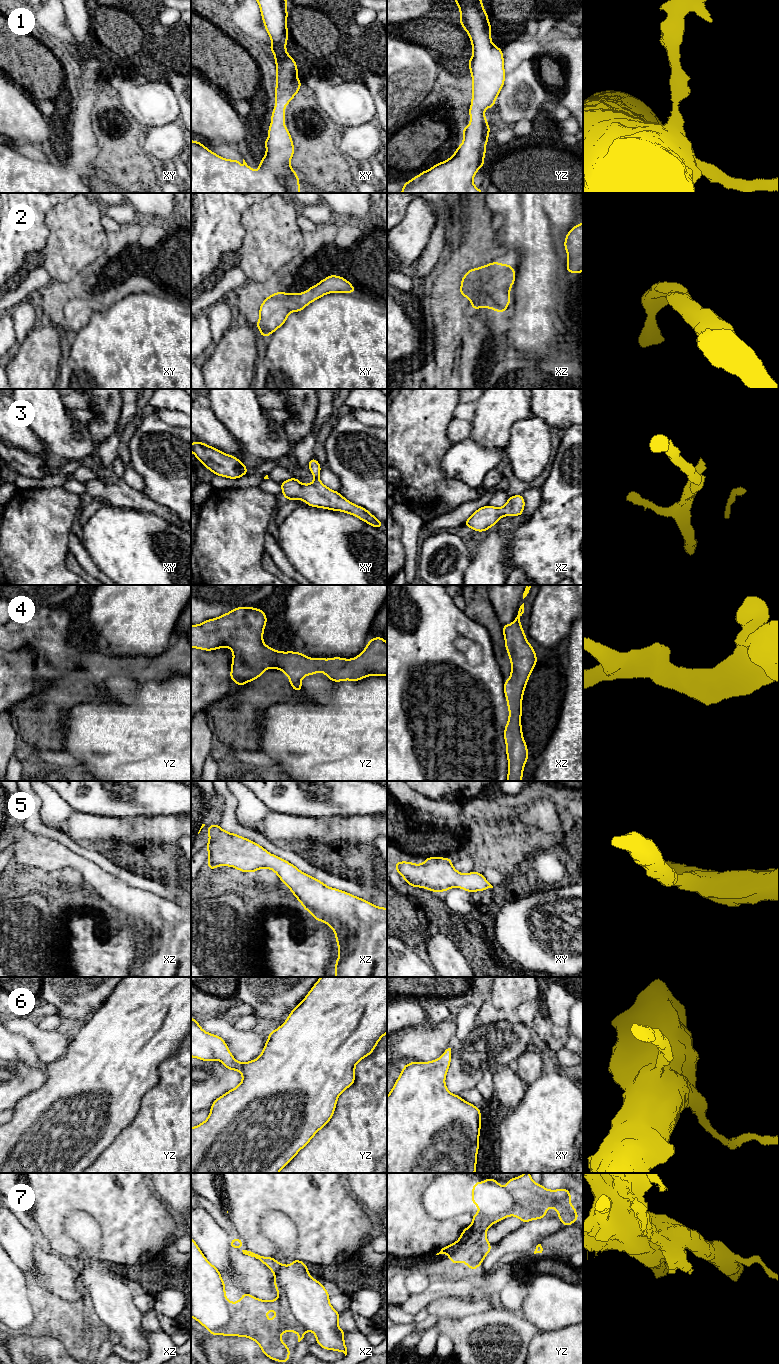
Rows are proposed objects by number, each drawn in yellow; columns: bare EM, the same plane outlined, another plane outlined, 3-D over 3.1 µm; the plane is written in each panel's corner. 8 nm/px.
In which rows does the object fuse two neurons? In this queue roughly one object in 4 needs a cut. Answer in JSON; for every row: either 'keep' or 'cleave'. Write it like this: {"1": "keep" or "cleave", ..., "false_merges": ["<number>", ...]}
{"1": "keep", "2": "keep", "3": "keep", "4": "keep", "5": "keep", "6": "keep", "7": "cleave", "false_merges": ["7"]}

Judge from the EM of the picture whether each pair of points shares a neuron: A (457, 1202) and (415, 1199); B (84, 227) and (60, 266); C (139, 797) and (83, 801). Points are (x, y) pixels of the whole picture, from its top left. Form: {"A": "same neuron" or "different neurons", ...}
{"A": "different neurons", "B": "same neuron", "C": "same neuron"}

